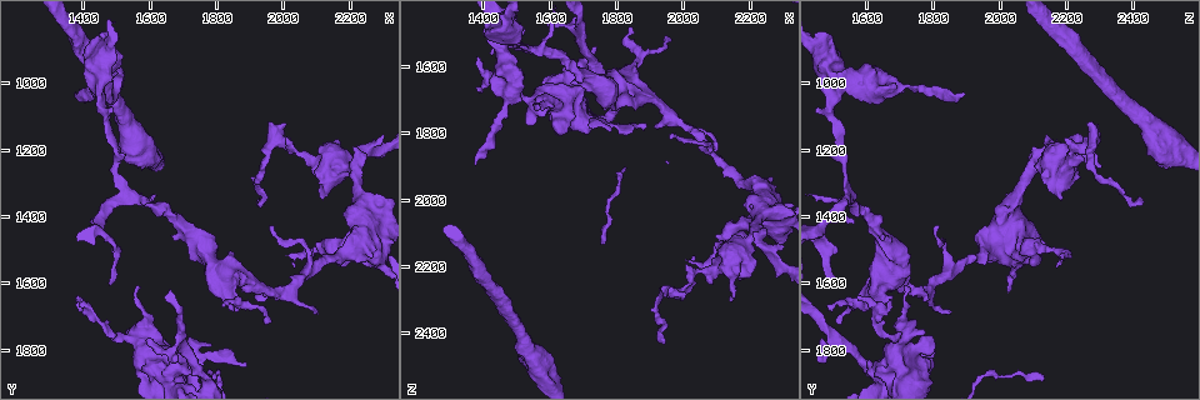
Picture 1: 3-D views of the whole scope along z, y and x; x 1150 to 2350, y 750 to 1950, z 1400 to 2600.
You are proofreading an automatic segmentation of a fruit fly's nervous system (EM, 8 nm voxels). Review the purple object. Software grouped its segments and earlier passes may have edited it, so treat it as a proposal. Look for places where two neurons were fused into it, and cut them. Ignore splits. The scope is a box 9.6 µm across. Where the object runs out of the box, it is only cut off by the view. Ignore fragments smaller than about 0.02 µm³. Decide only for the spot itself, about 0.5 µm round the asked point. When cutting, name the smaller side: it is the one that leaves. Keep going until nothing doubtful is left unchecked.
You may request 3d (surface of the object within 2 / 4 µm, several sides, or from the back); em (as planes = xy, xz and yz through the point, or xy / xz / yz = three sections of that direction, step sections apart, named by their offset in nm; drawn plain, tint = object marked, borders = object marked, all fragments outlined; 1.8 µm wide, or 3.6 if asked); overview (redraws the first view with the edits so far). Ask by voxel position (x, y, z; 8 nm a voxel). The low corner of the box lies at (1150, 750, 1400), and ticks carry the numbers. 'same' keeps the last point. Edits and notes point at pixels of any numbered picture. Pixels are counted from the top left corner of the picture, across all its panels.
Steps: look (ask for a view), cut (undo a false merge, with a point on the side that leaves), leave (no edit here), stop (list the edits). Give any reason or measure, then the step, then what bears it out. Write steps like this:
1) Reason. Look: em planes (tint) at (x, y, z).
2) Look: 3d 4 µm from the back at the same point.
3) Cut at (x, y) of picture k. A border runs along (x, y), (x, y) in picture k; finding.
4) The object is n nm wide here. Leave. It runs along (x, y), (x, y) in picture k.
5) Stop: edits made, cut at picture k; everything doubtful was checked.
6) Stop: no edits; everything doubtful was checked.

Four-way junction. Look: em planes (tint) at (1440, 1000, 1540).

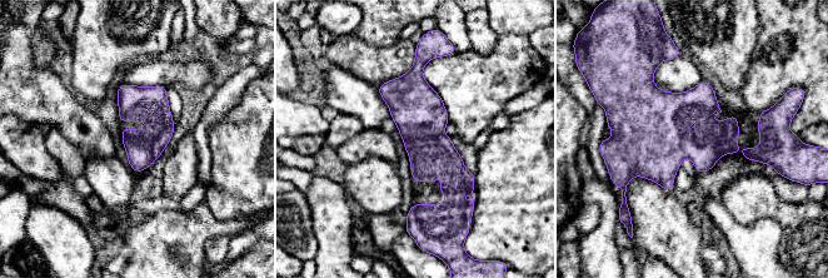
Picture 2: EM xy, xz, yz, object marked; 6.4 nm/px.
Leave. All the same neuron.

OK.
Thin arm on a thick one. Look: em planes (tint) at (2220, 1250, 2090).

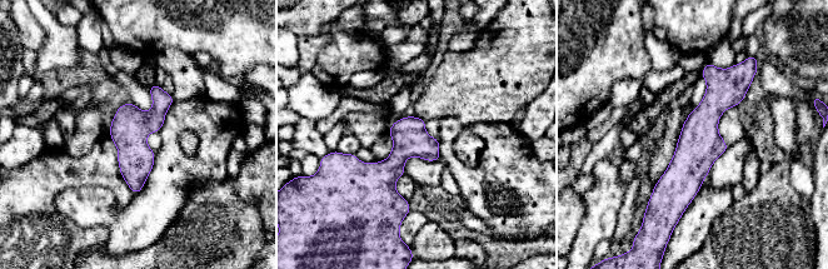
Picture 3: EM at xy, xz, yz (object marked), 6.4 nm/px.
The object is 220 nm wide here. Leave. It runs along (736, 70), (702, 123), (678, 207) in picture 3; all the same neuron.

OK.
Look: em 3.6 µm xy step 8 (tint) at (1670, 1860, 1660).

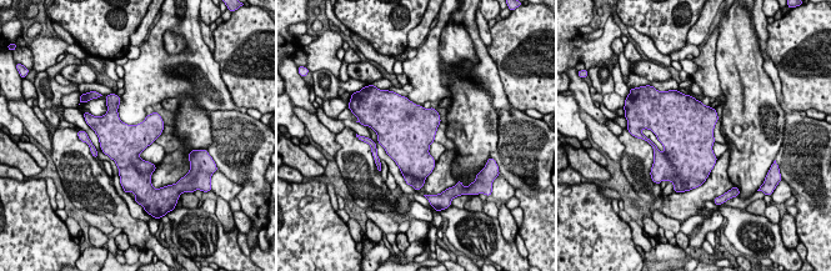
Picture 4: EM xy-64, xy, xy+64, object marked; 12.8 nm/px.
Cut it another way. Look: em 3.6 µm planes (tint) at the same point.

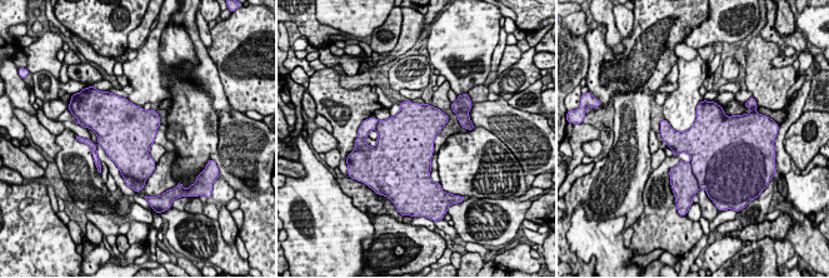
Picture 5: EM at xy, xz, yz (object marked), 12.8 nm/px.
The object is 650 nm wide here. Leave. All the same neuron.

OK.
Stop: no edits; everything doubtful was checked.

